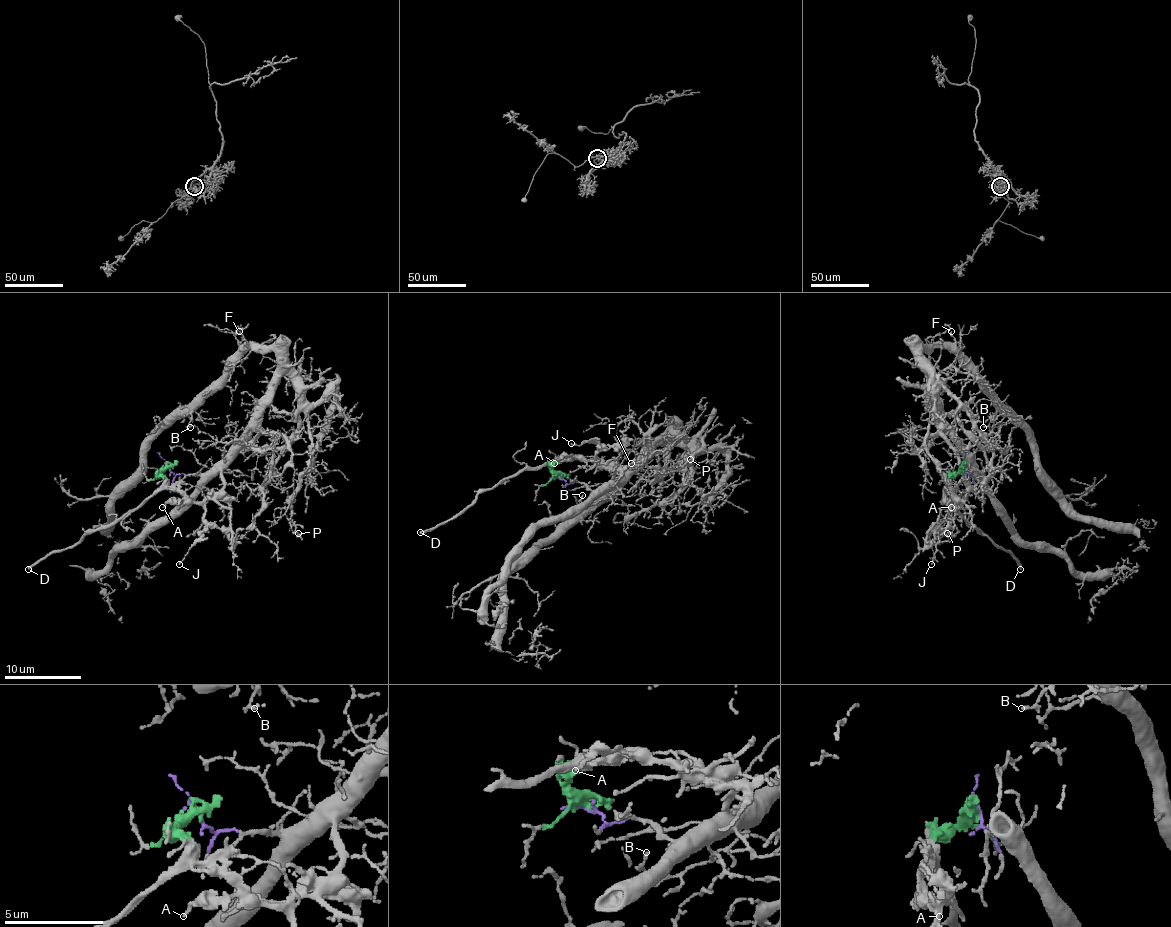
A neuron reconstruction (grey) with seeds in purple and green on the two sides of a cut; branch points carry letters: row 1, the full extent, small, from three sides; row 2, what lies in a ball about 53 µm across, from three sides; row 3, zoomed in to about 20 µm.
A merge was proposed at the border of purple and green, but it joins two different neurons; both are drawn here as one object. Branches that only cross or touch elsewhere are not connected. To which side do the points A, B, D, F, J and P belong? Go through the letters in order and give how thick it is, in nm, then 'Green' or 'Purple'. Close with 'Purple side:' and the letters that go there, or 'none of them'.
A: Thickness 130 nm. Green
B: Thickness 160 nm. Purple
D: Thickness 280 nm. Green
F: Thickness 130 nm. Purple
J: Thickness 130 nm. Green
P: Thickness 140 nm. Purple
Purple side: B, F, P

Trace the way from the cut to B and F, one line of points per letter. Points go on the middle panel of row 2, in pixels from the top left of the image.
B: (558, 477), (604, 490), (669, 433), (659, 435), (632, 469), (586, 507), (583, 494)
F: (558, 477), (567, 483), (585, 483), (604, 490), (661, 444), (669, 433), (649, 446), (638, 465), (630, 464)

